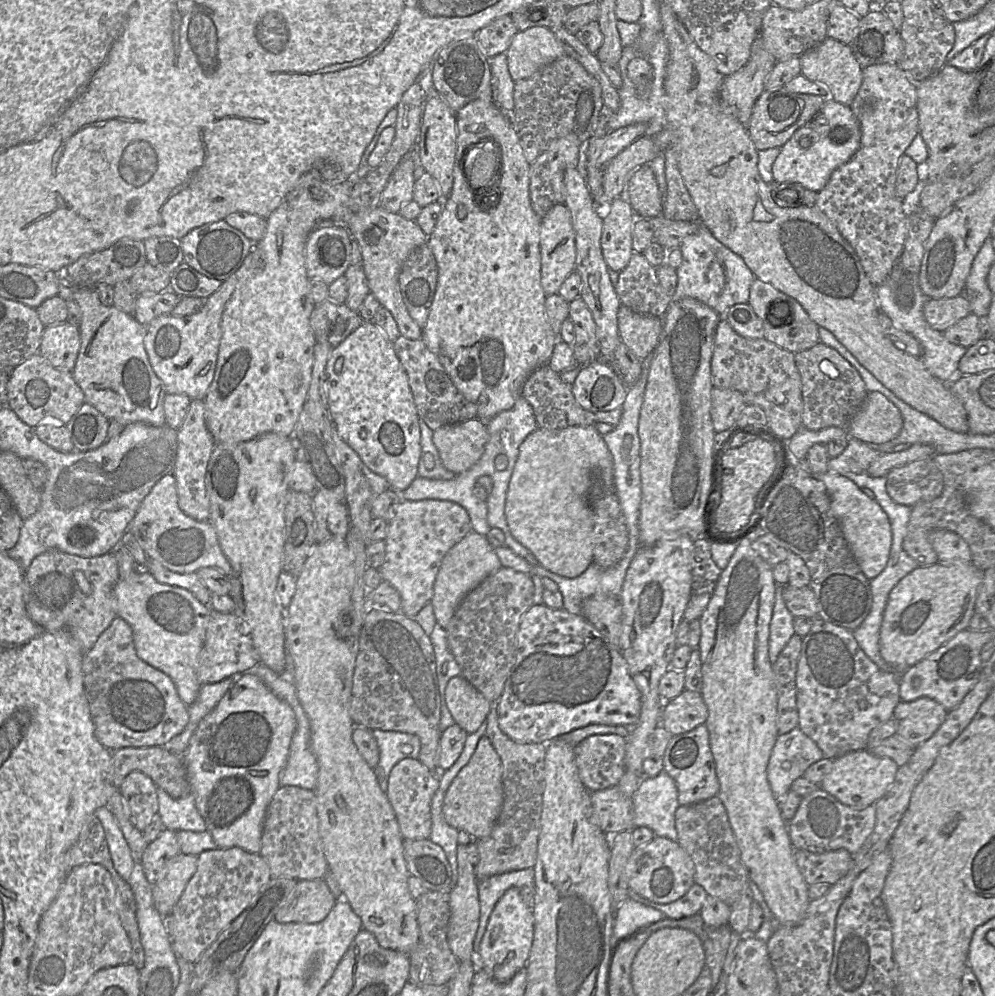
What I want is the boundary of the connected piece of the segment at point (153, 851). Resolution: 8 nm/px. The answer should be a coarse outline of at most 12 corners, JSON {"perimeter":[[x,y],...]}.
{"perimeter":[[164,828],[147,844],[140,865],[154,884],[180,854],[176,831]]}

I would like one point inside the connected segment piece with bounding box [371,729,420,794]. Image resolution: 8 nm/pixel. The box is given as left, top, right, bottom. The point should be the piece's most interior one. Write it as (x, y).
(393, 746)

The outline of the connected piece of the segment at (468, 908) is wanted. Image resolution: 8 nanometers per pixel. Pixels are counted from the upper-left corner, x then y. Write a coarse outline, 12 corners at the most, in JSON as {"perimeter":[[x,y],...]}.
{"perimeter":[[457,845],[447,941],[472,959],[479,924],[477,877],[467,845]]}

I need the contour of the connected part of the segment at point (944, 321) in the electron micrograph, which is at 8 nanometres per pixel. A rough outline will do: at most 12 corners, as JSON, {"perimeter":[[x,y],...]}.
{"perimeter":[[963,294],[928,299],[924,318],[943,332],[971,313]]}

